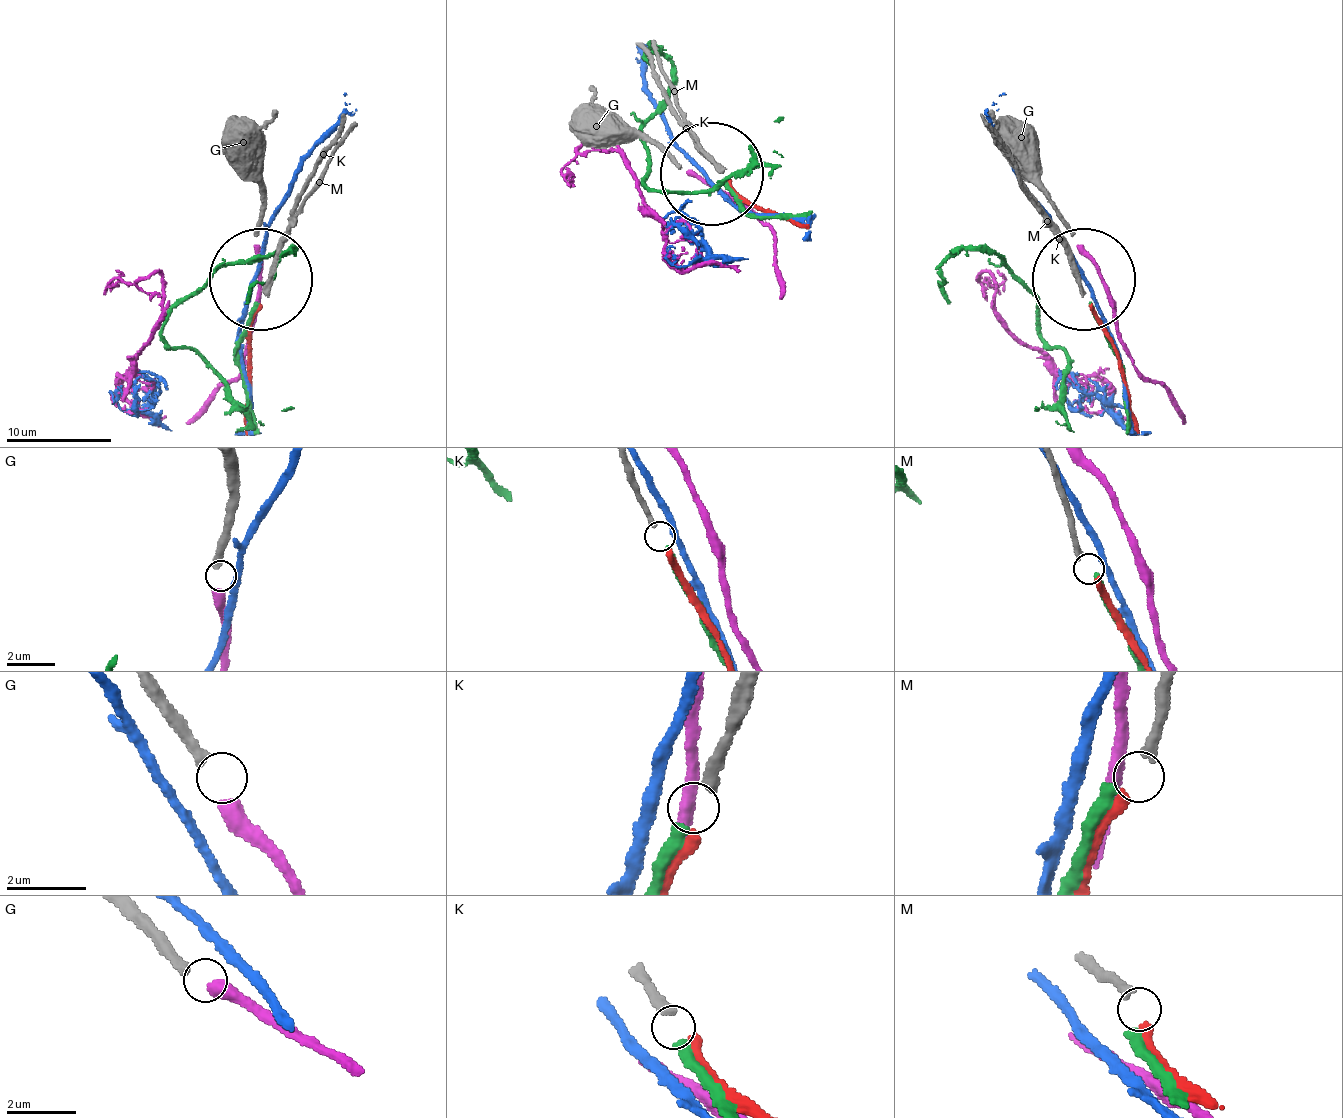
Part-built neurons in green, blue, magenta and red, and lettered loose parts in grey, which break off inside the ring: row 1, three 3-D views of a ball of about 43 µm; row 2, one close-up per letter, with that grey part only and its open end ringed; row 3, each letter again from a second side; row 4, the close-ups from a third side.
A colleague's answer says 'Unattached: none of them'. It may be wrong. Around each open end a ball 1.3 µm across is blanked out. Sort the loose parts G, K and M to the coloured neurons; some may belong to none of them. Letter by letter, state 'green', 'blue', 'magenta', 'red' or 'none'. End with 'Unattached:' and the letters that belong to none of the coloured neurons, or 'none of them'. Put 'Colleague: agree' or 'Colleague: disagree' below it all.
G: magenta
K: green
M: red
Unattached: none of them
Colleague: agree

